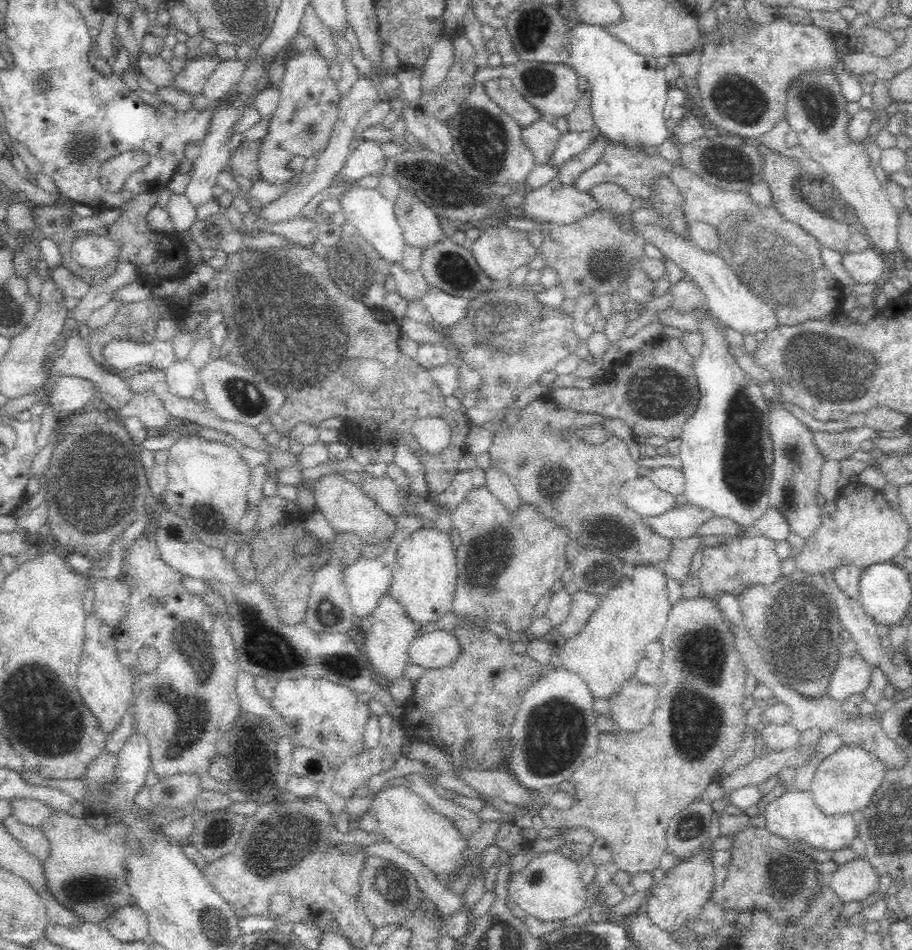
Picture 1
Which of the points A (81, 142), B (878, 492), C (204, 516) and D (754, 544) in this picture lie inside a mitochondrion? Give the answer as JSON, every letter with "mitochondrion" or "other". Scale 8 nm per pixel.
{"A":"mitochondrion","B":"other","C":"mitochondrion","D":"other"}

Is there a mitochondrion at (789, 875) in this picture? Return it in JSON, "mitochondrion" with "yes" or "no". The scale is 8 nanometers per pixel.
{"mitochondrion":"yes"}

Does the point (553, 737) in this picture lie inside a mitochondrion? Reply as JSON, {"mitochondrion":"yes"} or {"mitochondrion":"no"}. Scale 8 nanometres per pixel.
{"mitochondrion":"yes"}

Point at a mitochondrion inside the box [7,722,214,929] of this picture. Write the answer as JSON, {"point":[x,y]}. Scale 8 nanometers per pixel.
{"point":[84,890]}

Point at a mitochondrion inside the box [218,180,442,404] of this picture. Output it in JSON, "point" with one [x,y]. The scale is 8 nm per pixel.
{"point":[349,270]}

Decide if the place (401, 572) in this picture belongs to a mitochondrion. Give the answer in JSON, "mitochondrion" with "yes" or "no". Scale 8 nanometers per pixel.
{"mitochondrion":"no"}

